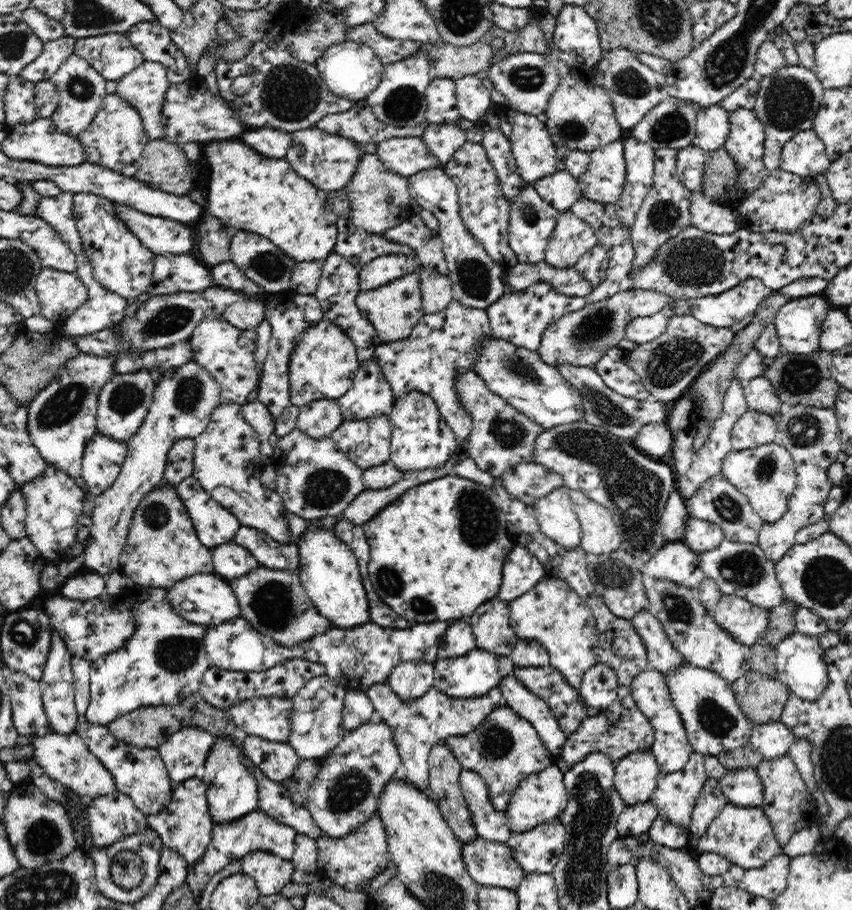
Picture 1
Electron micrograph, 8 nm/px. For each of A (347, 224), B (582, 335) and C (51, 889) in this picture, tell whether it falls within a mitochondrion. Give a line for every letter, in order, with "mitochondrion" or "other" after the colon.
A: other
B: mitochondrion
C: mitochondrion

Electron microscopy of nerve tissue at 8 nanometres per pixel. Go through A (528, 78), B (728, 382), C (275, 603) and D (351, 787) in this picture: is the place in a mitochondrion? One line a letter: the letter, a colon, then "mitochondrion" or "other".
A: mitochondrion
B: other
C: mitochondrion
D: mitochondrion

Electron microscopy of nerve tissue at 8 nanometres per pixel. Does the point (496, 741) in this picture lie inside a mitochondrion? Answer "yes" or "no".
yes

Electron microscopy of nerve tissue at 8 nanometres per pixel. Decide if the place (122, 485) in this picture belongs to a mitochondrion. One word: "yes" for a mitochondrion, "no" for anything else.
no

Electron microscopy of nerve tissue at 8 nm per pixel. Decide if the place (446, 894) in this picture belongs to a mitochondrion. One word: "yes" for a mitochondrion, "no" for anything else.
yes

